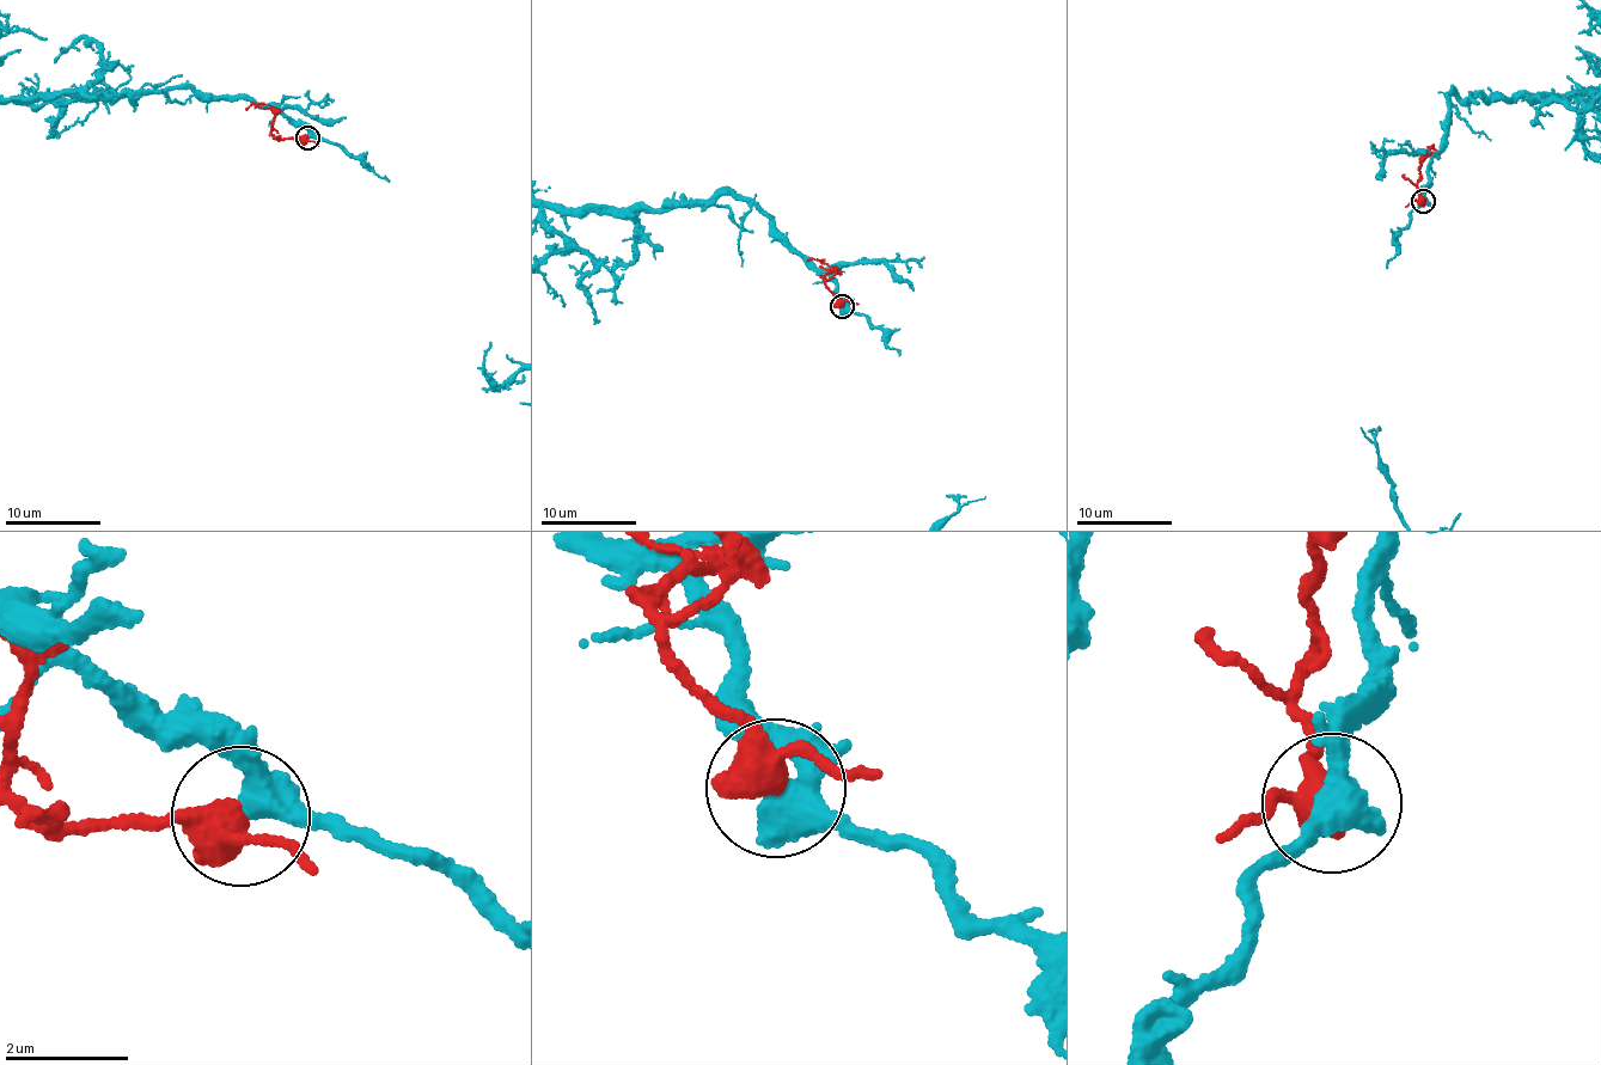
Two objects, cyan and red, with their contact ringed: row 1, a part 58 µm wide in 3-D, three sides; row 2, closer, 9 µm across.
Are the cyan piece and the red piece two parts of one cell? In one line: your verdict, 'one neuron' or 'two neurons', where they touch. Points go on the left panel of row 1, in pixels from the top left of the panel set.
two neurons | (307, 138)

